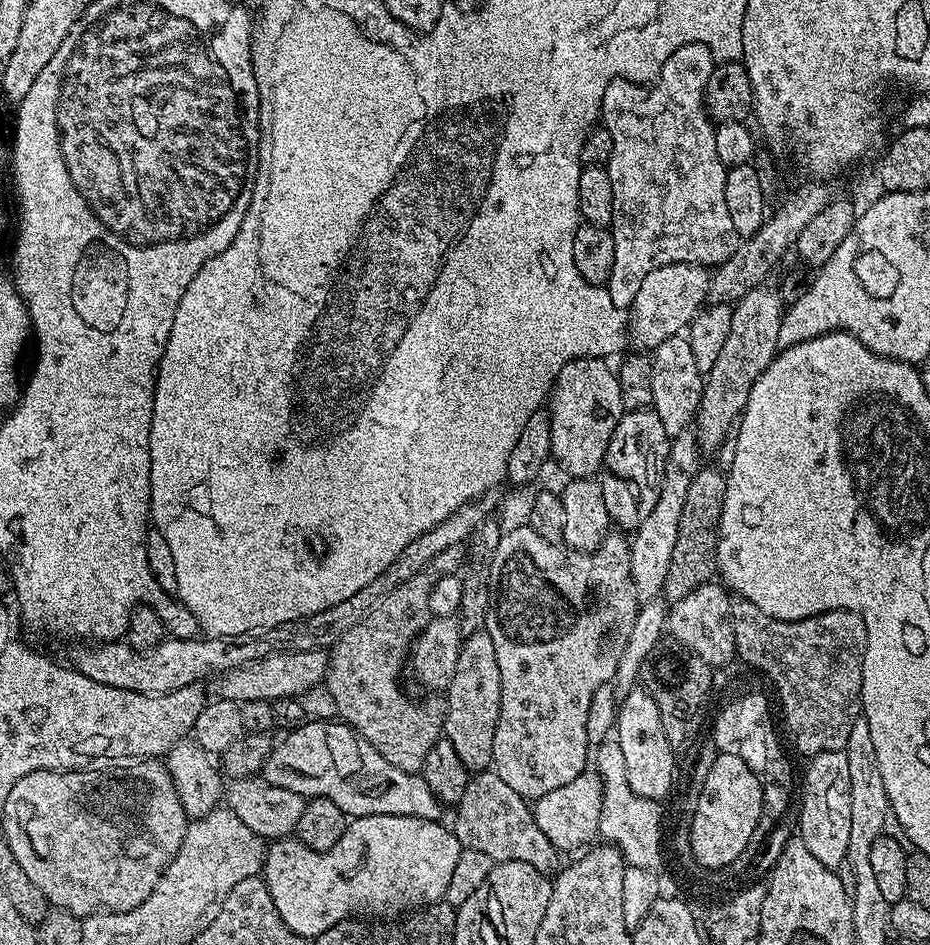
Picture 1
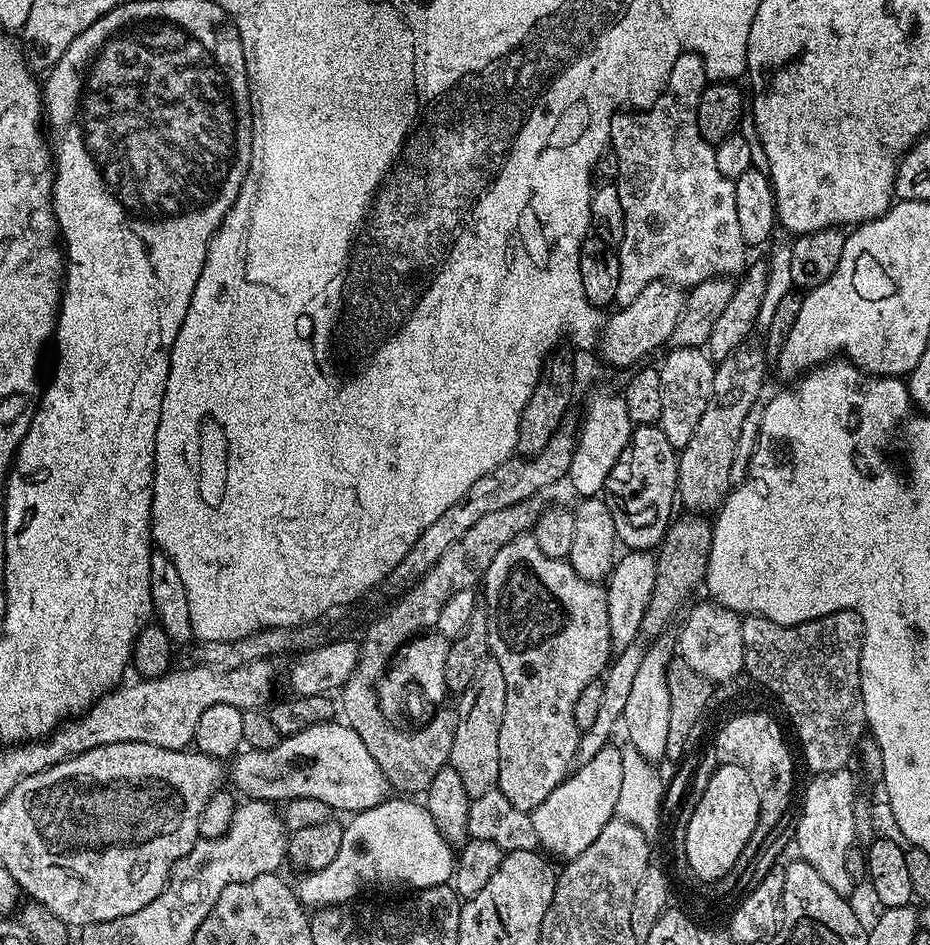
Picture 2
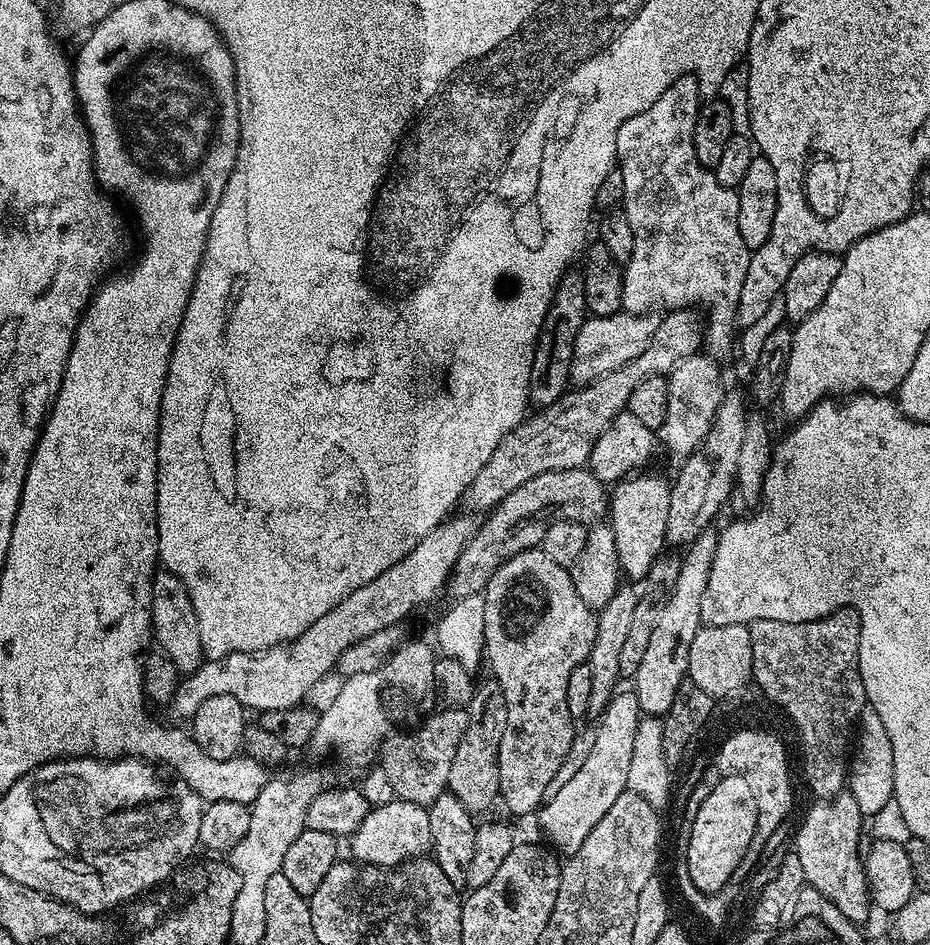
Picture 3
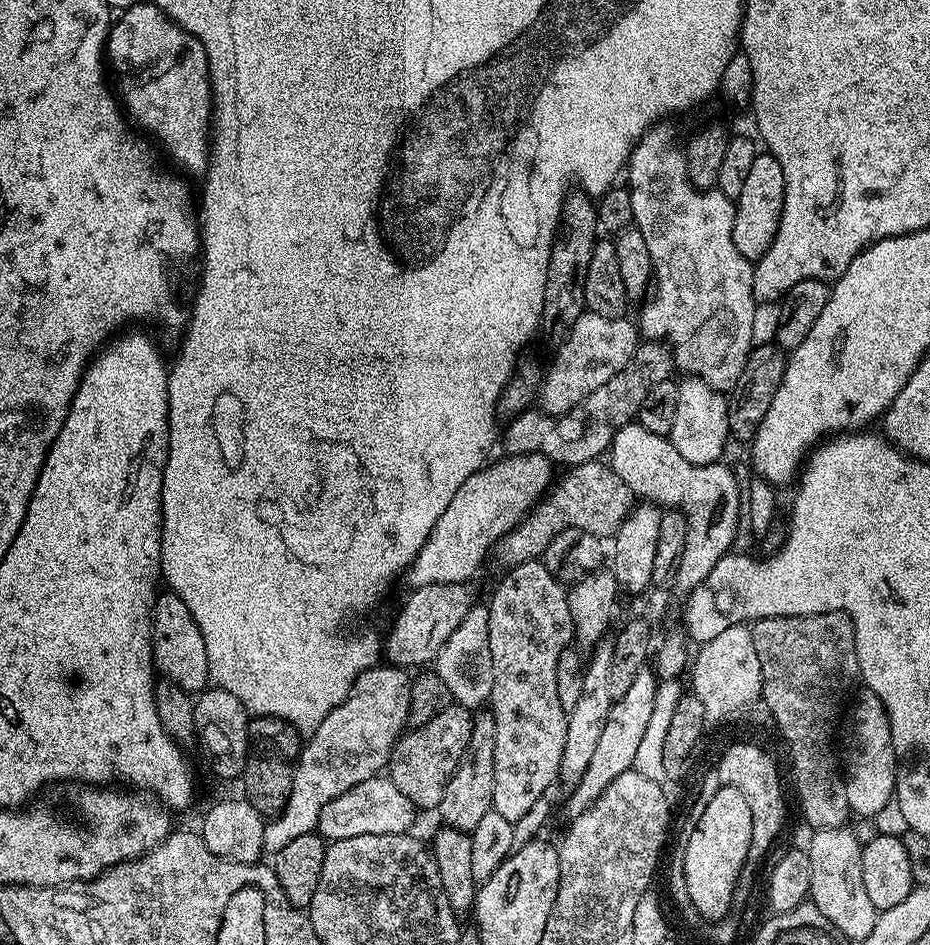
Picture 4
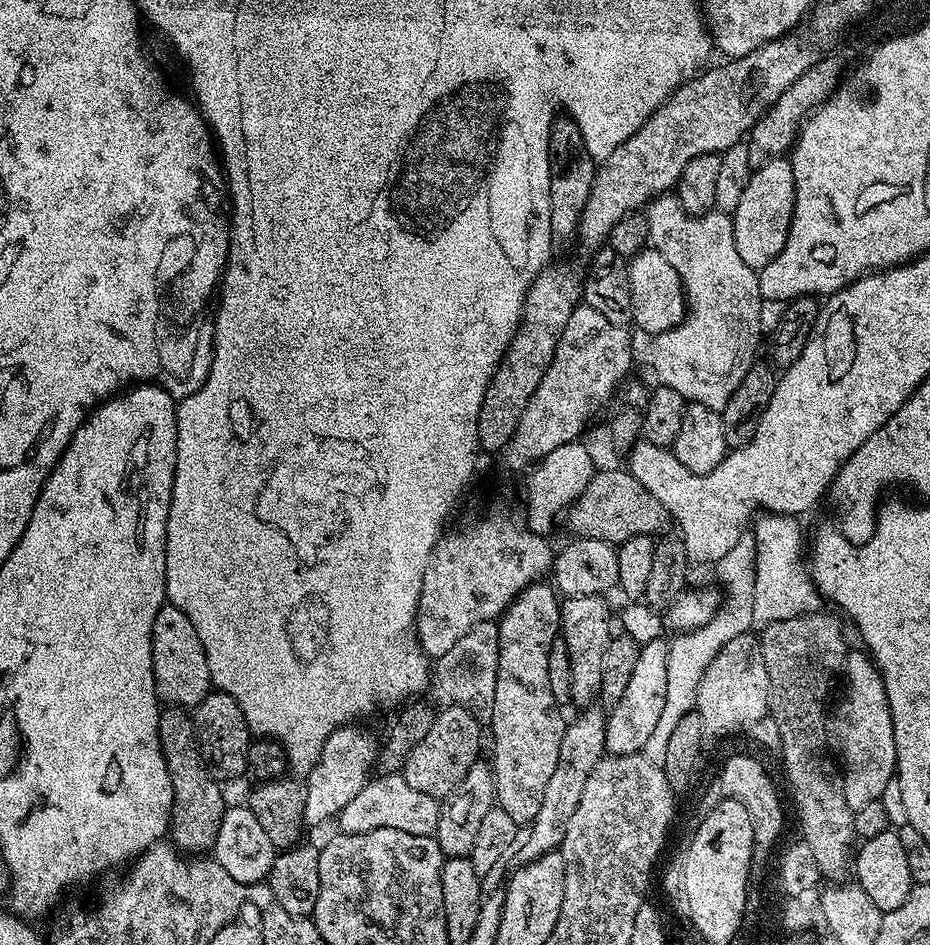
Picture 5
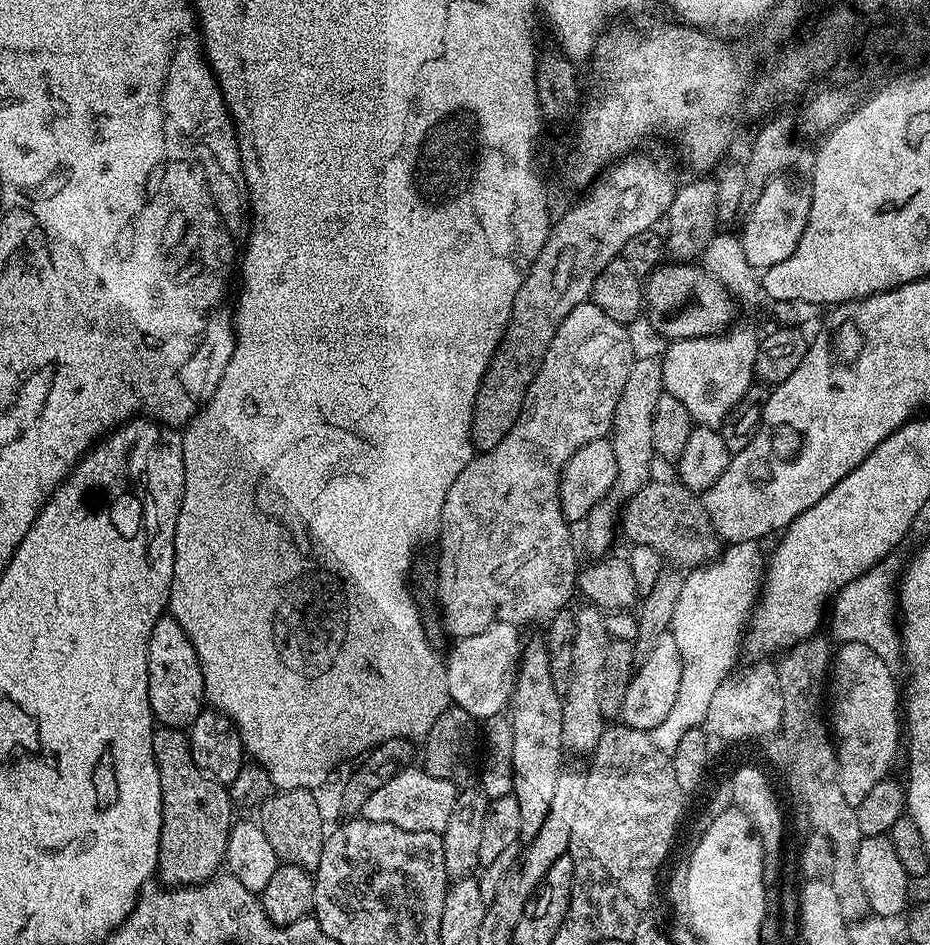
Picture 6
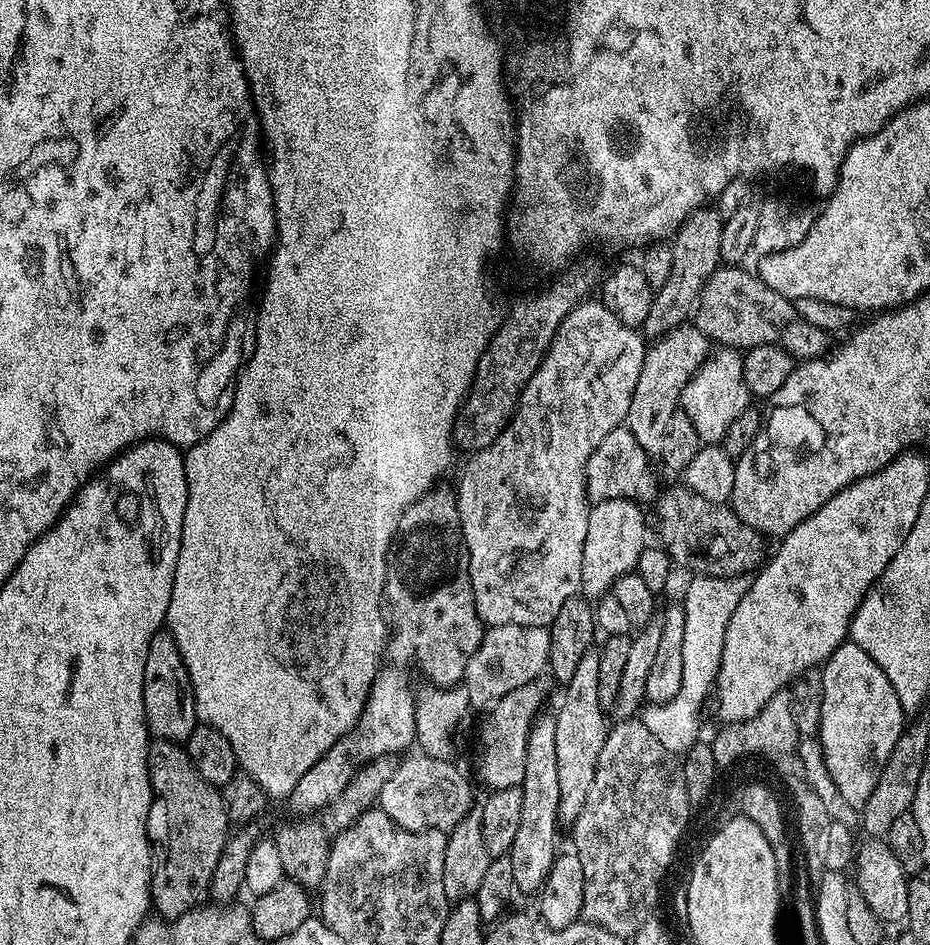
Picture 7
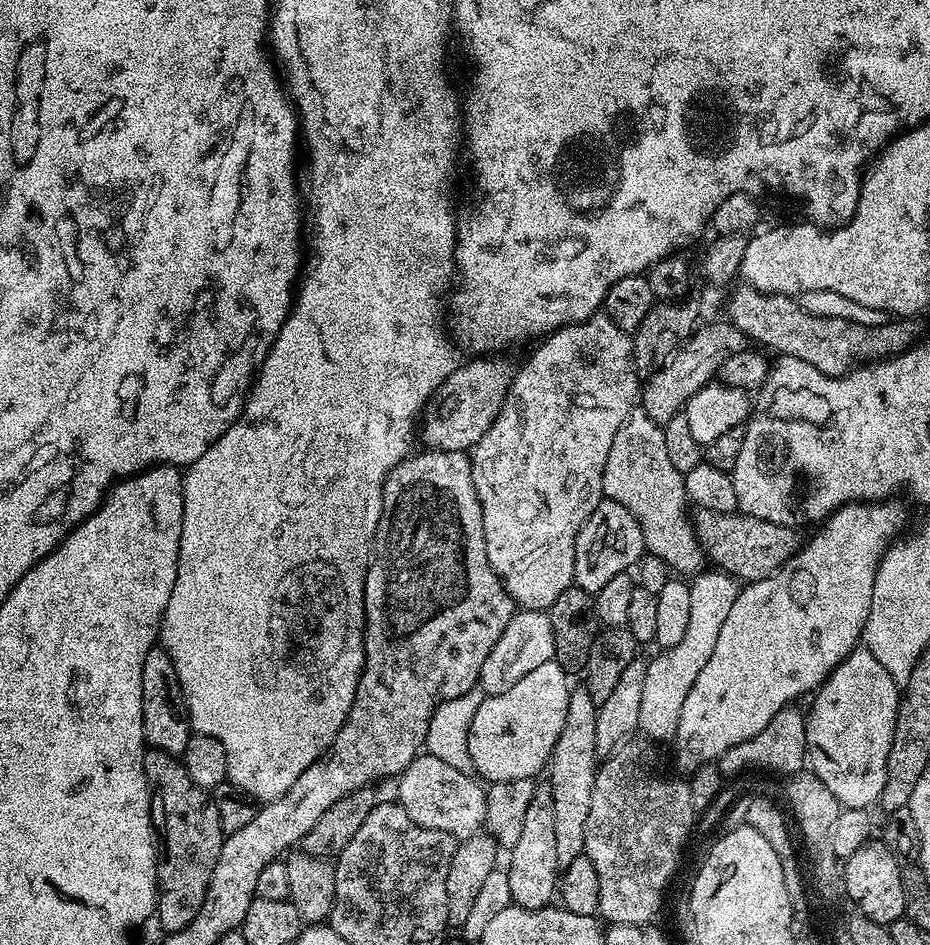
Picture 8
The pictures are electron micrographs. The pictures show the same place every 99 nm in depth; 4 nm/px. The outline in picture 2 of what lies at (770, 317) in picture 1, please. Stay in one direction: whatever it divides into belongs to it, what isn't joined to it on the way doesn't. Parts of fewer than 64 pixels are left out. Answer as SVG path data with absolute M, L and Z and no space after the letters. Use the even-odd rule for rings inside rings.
M741 346L735 352L731 352L726 359L716 364L714 374L714 390L706 402L706 411L702 413L702 419L694 429L694 434L686 446L678 452L678 482L676 491L679 503L685 504L687 511L692 514L712 514L719 509L724 502L724 497L728 495L733 487L732 467L736 464L736 447L740 444L740 439L744 436L744 423L748 420L748 415L752 412L752 407L756 404L756 399L760 396L760 391L764 388L764 364L766 356L763 351L756 348Z

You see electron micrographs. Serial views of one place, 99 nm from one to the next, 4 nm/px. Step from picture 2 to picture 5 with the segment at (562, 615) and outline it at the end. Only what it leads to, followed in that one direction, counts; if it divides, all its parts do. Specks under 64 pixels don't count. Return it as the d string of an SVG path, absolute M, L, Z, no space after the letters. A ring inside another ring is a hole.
M537 582L528 584L520 589L520 593L514 598L514 602L507 608L504 615L499 617L500 625L500 653L498 654L498 678L494 686L494 714L490 721L492 727L492 756L490 763L492 766L492 777L496 783L496 804L514 818L517 826L528 826L534 818L538 818L538 809L542 807L542 797L546 795L546 786L550 783L550 778L554 775L554 769L558 766L558 750L562 746L562 734L566 727L566 719L562 713L561 705L557 704L554 693L550 691L550 646L560 636L560 605L558 593L551 583Z

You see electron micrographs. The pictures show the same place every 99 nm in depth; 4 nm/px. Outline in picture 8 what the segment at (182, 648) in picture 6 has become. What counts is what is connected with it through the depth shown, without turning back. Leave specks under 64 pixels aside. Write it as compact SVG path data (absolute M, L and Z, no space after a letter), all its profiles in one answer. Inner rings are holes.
M162 646L152 648L150 654L146 654L146 662L142 662L142 726L148 748L157 748L177 758L183 757L186 742L190 742L194 734L184 707L176 664L170 662L170 654L166 654Z

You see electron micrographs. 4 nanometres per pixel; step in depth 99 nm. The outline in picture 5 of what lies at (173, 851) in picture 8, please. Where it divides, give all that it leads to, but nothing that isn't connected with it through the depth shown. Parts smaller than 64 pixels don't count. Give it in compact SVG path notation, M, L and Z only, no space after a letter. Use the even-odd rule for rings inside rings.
M168 706L161 711L158 718L158 738L174 790L171 843L185 854L207 853L204 851L207 848L209 851L216 843L218 826L222 826L226 807L224 792L220 789L221 781L204 763L204 755L200 753L200 744L196 740L196 728L192 725L191 715L185 709Z

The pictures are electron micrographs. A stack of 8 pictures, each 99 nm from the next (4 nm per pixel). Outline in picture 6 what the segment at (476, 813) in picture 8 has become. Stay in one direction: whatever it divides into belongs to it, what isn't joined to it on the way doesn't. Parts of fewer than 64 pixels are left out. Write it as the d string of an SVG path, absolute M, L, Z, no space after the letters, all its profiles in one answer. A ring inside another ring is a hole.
M419 767L406 768L394 778L390 778L386 786L374 790L370 798L366 798L362 816L370 822L386 822L402 830L443 834L446 822L450 822L450 810L454 810L454 802L458 795L456 787L453 781L434 778Z

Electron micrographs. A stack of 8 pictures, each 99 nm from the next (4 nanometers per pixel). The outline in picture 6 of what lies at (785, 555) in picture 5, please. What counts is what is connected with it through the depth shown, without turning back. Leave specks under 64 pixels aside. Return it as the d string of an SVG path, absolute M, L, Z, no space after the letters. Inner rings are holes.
M889 558L854 582L850 582L841 592L835 593L830 604L832 632L840 644L862 642L878 654L881 662L896 666L902 660L902 632L898 627L898 568L895 559Z

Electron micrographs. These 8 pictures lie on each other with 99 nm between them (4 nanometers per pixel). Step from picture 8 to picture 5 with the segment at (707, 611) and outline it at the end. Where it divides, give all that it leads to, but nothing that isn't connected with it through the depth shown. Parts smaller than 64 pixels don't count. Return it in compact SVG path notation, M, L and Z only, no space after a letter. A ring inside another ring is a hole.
M746 530L738 539L727 545L724 557L716 564L716 576L720 579L722 589L722 603L714 618L706 622L706 626L695 628L692 632L682 632L673 635L668 645L669 660L667 669L666 704L662 715L655 724L655 729L647 739L642 755L650 762L663 766L666 762L666 746L670 742L670 734L674 726L687 712L693 711L696 706L698 686L706 668L720 652L730 638L740 636L753 627L752 595L754 594L754 538L751 531Z

